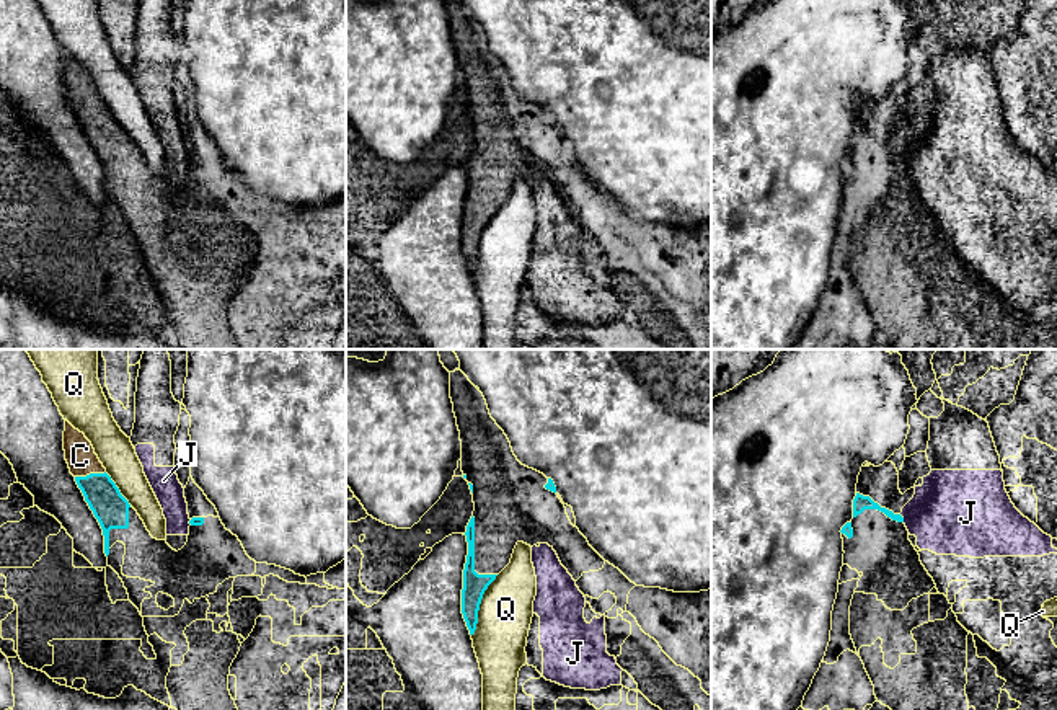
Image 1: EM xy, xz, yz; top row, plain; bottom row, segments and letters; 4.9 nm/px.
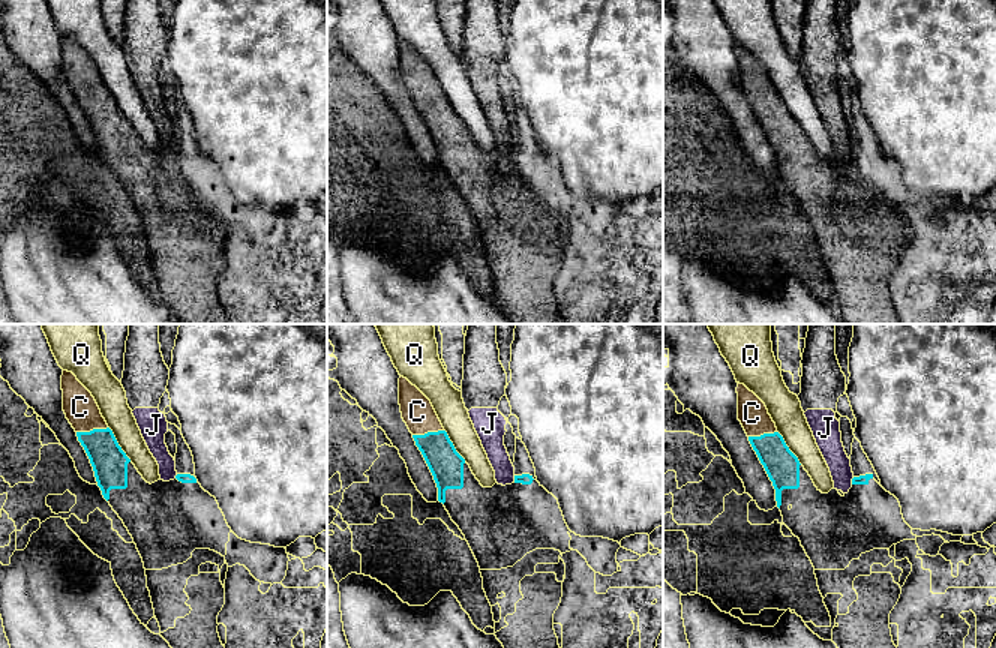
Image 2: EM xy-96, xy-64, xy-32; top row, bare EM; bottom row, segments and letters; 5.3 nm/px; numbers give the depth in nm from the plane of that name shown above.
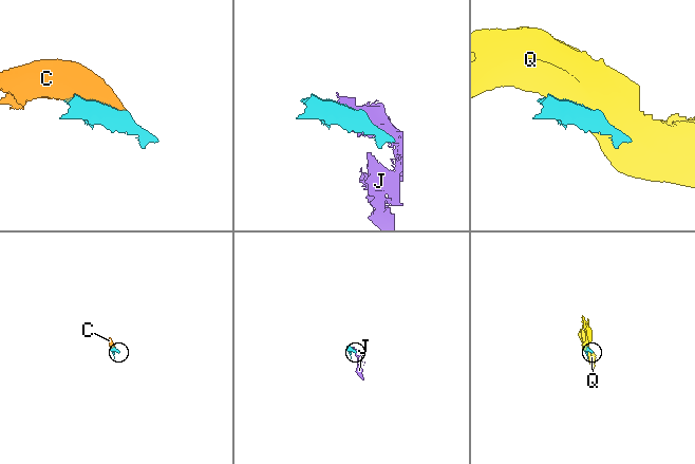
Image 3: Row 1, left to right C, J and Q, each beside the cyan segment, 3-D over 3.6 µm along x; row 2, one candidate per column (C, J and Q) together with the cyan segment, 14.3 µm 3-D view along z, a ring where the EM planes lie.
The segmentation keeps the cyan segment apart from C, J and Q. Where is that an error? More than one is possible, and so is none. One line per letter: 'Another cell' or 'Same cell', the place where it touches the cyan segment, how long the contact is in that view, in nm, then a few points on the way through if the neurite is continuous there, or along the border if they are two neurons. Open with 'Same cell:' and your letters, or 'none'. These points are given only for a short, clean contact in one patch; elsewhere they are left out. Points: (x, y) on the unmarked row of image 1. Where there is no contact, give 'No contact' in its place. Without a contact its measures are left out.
Same cell: C, J
C: Same cell. Touches cyan at xy (90, 108). Shared border 160 nm
J: Same cell. Touches cyan at yz (902, 152). Shared border 50 nm. Path across: yz (860, 137), (902, 152), (953, 147)
Q: Another cell. Touches cyan at xz (478, 240). Shared border 340 nm

